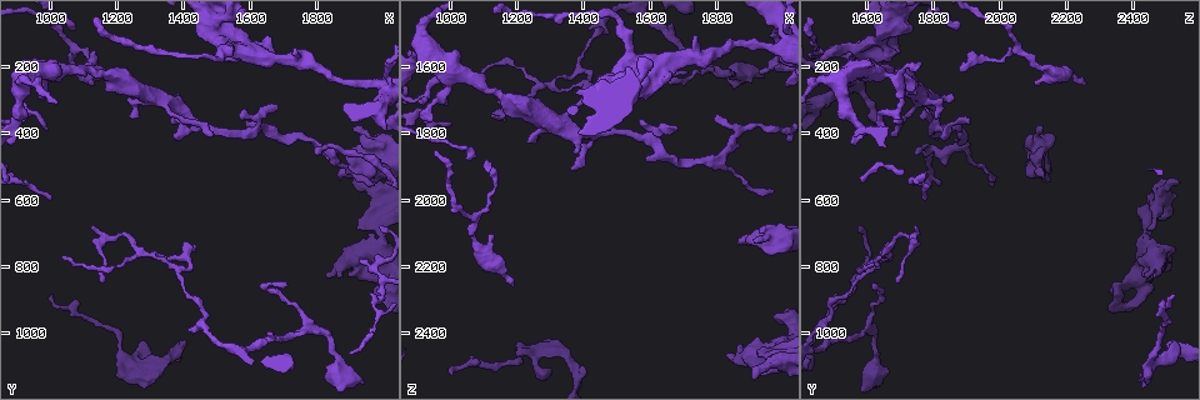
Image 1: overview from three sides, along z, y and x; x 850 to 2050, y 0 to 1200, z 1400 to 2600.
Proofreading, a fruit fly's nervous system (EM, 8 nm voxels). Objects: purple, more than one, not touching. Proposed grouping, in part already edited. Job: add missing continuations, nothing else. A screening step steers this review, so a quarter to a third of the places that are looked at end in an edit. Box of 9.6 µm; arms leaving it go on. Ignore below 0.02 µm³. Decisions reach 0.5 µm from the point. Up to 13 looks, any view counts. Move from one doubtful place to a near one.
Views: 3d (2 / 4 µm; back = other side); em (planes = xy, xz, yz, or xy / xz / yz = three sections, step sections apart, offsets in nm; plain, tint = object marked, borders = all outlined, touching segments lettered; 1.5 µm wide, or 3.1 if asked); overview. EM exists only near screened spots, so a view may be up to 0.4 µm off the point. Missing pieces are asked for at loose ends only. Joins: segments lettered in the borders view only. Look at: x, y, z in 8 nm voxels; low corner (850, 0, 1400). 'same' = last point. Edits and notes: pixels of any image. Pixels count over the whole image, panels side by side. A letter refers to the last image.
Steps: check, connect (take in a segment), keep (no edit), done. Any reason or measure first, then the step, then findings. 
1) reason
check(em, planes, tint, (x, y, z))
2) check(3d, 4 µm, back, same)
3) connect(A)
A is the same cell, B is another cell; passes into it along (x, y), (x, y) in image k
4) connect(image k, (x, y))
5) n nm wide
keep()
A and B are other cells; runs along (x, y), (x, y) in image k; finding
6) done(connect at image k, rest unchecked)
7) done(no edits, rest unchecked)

thin end
check(em, planes, borders, (1800, 450, 1750))

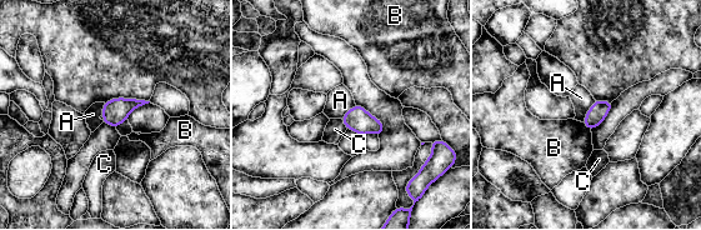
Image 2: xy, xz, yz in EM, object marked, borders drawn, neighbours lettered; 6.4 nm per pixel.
keep()
A, B and C are other cells; border along (595, 100), (582, 121) in image 2; none of them fits

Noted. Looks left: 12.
stops while still wide
check(em, planes, borders, (1370, 290, 1860))

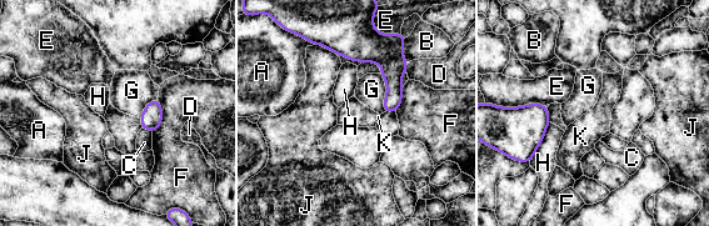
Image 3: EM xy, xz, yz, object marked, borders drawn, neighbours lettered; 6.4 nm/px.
H touches over 300 nm
keep()
A, B, C, D, E, F, G, H, J and K are other cells; none of them fits

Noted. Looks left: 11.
thin end
check(em, planes, borders, (1130, 250, 2110))

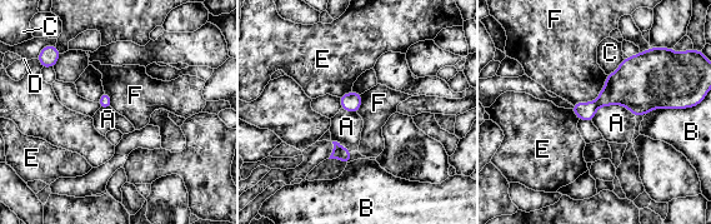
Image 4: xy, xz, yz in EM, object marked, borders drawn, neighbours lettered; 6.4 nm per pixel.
keep()
A, B, C, D, E and F are other cells; border along (607, 75), (595, 99), (572, 105) in image 4; no lettered segment goes on from it

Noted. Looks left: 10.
tapers out
check(em, planes, borders, (1040, 770, 1640))

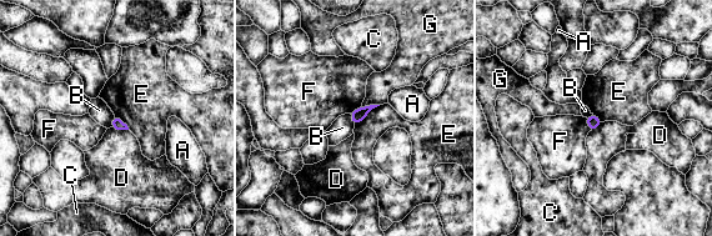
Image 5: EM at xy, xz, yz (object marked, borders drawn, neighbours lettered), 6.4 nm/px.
keep()
A, B, C, D, E, F and G are other cells; border along (114, 115), (110, 126) in image 5; no lettered segment goes on from it

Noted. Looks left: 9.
tapers out
check(em, yz, step 8, tint, (1340, 780, 1680))

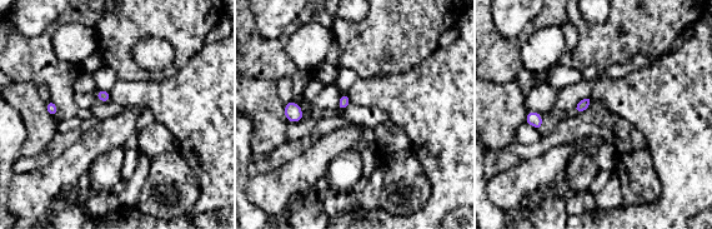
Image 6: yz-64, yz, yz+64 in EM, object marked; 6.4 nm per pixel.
check(em, planes, borders, same)

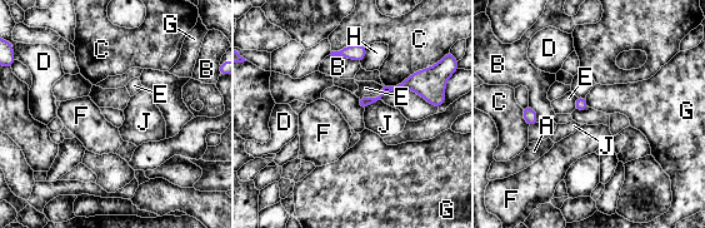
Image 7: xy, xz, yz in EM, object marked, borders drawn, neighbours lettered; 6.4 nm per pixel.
keep()
A, B, C, D, E, F, G, H and J are other cells; no lettered segment goes on from it

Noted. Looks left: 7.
done(no edits, rest unchecked)

